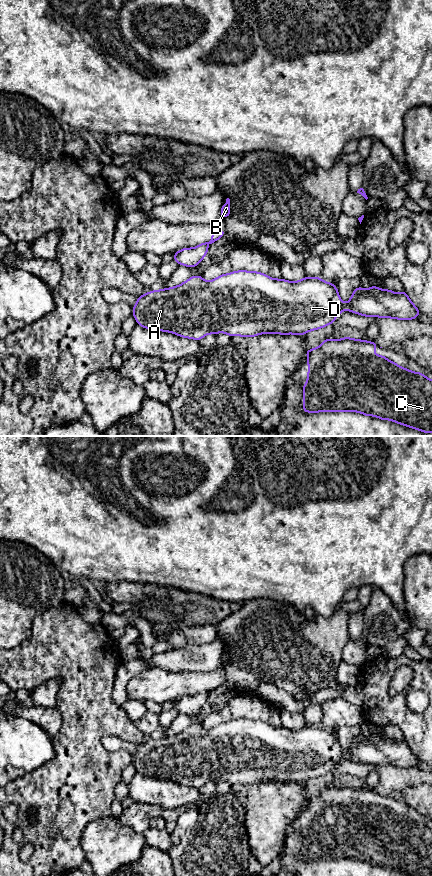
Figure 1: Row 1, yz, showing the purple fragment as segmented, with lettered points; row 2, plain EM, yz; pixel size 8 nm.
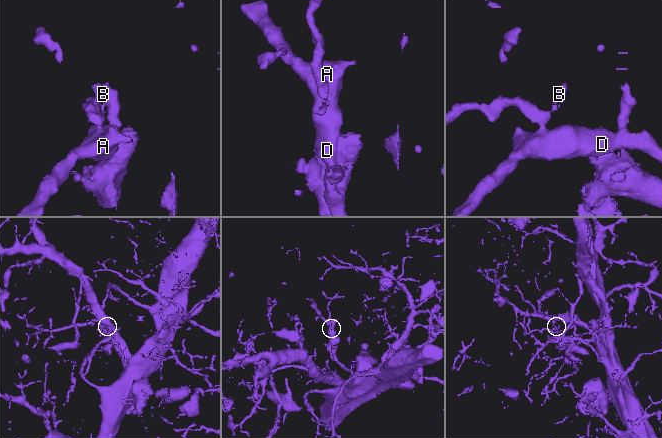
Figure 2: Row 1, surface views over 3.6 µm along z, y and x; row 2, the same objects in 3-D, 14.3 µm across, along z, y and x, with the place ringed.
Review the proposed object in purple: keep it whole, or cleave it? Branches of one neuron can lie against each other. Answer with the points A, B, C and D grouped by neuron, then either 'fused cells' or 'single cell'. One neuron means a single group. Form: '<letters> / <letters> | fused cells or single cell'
A D / B C | fused cells

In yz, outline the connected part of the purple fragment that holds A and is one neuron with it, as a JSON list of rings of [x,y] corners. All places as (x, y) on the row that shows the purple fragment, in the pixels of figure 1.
[[[244,270],[222,274],[208,282],[202,276],[194,275],[178,286],[139,296],[132,310],[137,324],[146,329],[170,332],[197,341],[207,334],[220,332],[231,337],[249,338],[265,333],[305,335],[333,324],[344,310],[367,318],[399,320],[412,320],[420,314],[405,290],[395,293],[387,288],[381,290],[378,286],[371,286],[367,290],[359,286],[345,305],[337,287],[320,277],[304,277],[298,282],[291,282]]]

